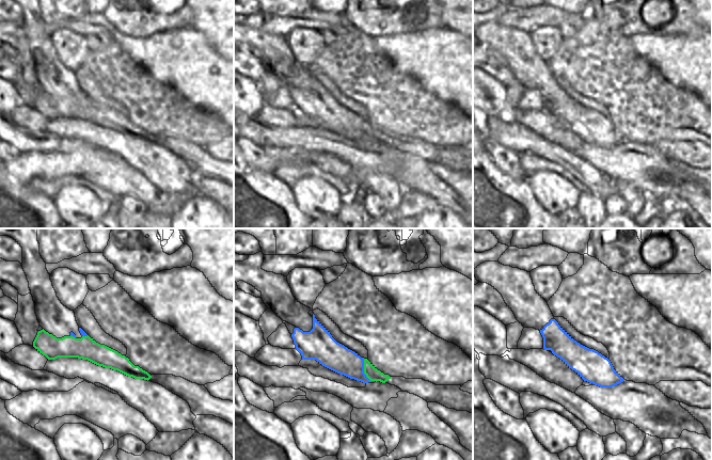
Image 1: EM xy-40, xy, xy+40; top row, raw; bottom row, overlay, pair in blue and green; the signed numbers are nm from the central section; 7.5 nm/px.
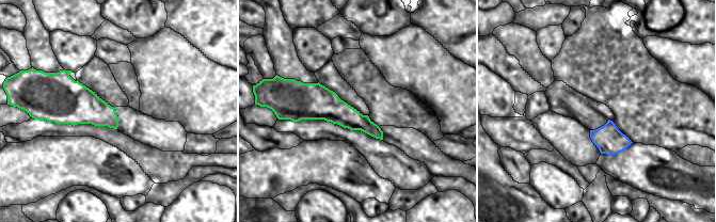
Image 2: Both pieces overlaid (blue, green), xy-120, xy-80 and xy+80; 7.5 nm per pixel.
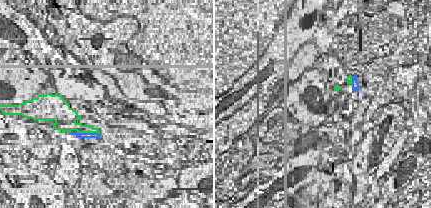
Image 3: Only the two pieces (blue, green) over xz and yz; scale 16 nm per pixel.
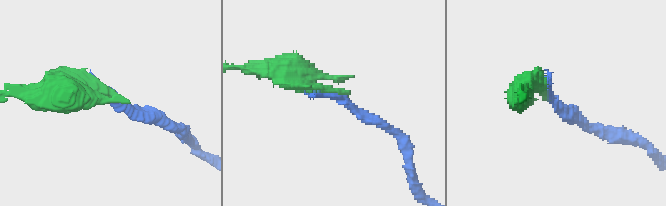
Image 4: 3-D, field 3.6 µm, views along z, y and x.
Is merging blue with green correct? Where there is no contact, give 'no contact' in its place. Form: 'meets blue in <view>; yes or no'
meets blue in xy; no

